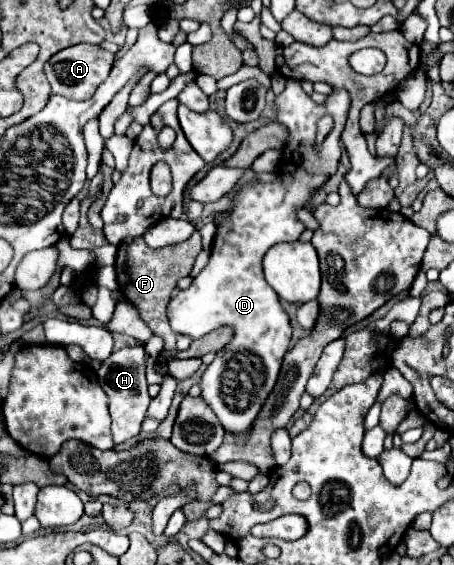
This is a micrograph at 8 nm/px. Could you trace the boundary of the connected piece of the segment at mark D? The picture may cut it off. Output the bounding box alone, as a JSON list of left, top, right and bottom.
[167,80,351,434]

